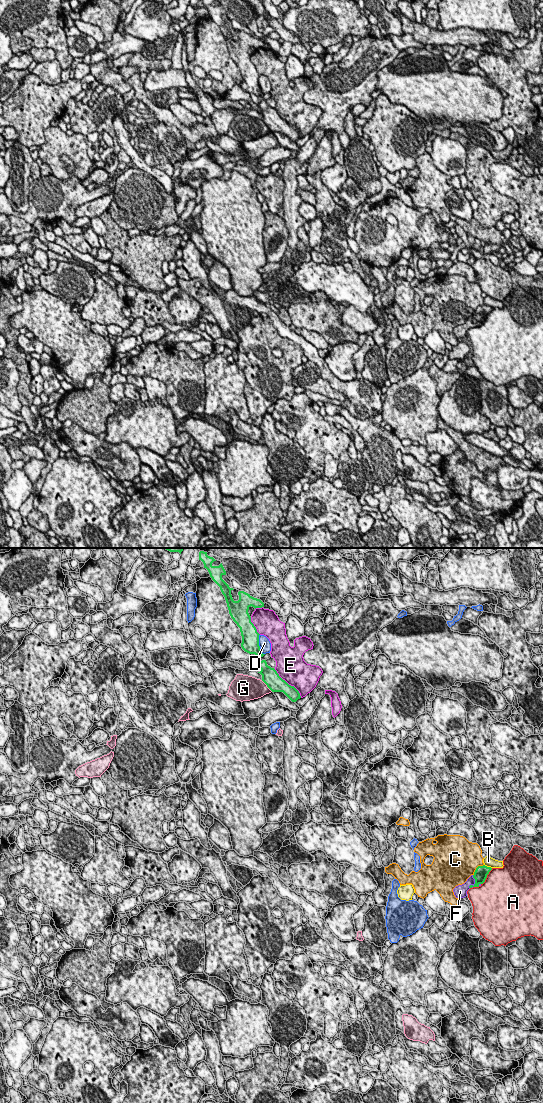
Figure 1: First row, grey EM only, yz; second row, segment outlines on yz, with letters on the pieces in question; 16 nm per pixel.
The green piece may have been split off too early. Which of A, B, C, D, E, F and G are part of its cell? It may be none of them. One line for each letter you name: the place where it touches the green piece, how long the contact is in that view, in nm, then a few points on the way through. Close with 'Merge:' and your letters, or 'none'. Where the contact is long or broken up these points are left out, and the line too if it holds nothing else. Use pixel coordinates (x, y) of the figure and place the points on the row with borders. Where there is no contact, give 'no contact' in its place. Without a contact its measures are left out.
F: yz (475, 883) | 240 nm
Merge: F

